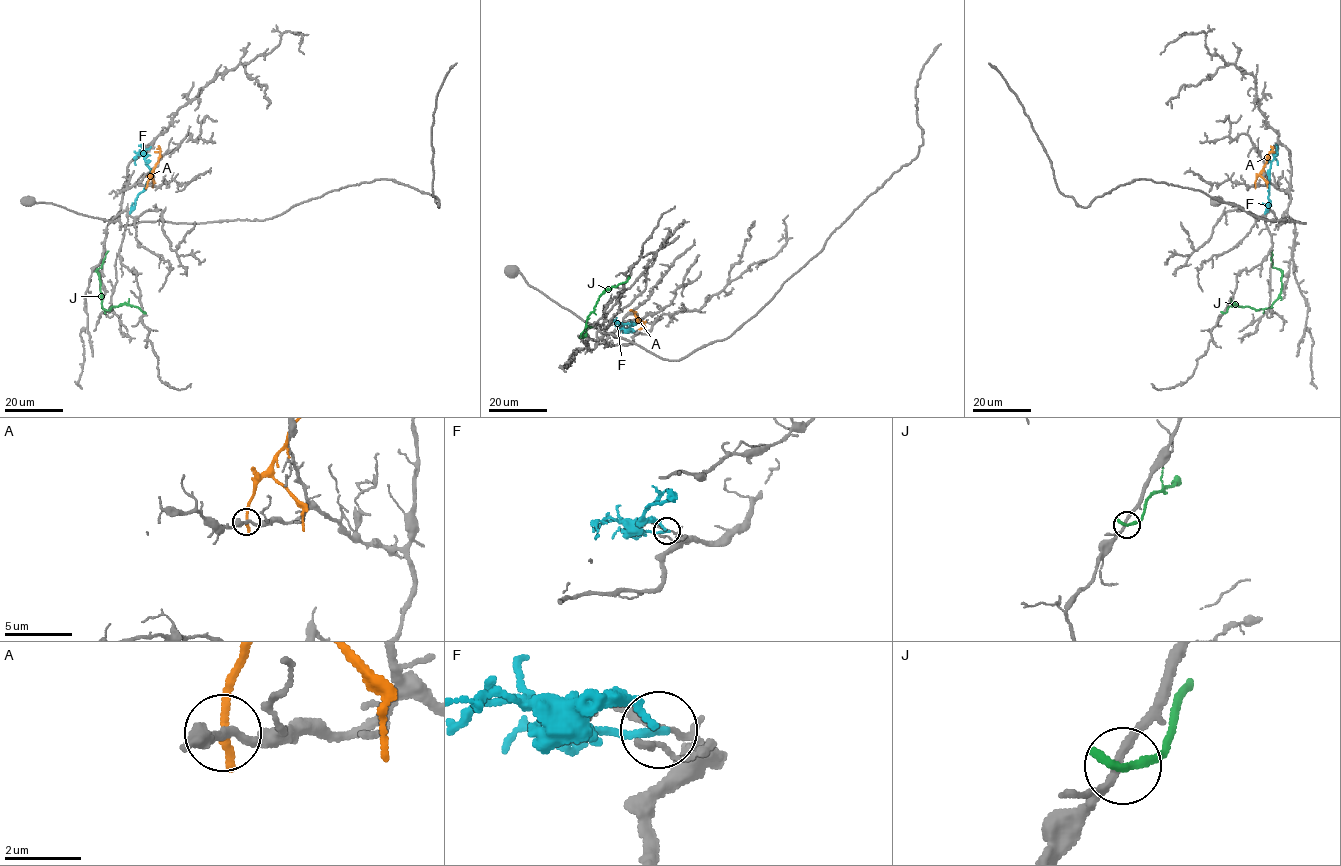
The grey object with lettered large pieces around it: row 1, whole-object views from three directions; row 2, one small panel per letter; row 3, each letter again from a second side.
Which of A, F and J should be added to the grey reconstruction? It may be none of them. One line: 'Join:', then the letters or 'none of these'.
Join: none of these

